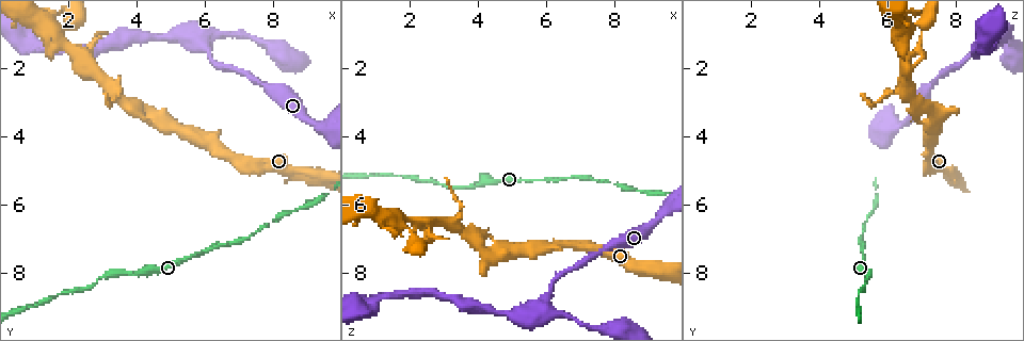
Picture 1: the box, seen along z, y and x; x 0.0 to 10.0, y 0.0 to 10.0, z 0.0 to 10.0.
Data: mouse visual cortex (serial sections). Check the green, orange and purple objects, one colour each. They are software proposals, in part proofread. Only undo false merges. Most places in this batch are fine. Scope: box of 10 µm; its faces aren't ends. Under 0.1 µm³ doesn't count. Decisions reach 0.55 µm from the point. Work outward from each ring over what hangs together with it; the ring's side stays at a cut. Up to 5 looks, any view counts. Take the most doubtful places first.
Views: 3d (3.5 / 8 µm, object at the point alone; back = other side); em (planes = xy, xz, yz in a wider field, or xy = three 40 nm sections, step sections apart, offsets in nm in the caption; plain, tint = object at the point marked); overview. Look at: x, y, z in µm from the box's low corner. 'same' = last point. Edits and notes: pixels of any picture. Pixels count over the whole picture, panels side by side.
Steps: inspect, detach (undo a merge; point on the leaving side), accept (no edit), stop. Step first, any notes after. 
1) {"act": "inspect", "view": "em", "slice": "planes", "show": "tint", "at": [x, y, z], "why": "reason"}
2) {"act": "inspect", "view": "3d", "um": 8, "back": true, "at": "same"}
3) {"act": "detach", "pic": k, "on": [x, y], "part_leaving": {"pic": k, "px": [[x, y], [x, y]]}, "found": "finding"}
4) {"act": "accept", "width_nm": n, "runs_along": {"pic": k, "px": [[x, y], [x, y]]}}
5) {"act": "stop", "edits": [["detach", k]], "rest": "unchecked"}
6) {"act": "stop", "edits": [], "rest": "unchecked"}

{"act": "inspect", "view": "3d", "um": 8, "at": [5.90, 7.45, 5.30]}

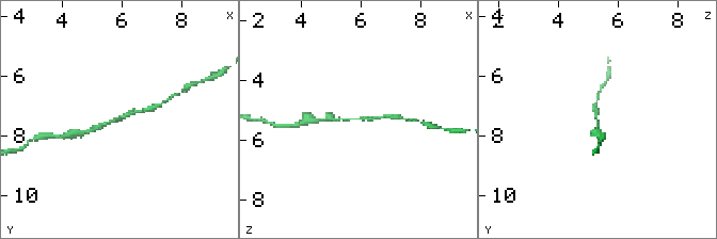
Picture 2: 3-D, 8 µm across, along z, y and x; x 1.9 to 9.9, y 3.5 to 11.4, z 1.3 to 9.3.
{"act": "inspect", "view": "3d", "um": 3.5, "back": true, "at": "same", "why": "zoom in"}

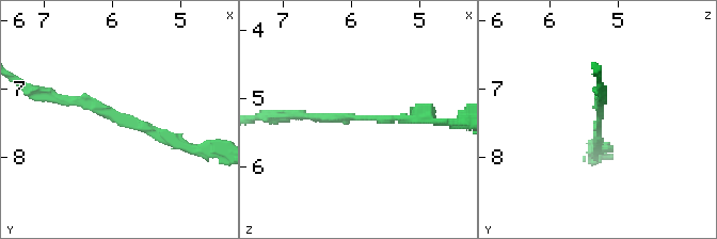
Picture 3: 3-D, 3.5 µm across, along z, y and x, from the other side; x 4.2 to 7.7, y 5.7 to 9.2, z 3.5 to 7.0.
{"act": "inspect", "view": "em", "slice": "planes", "show": "tint", "at": [5.90, 7.45, 5.30]}

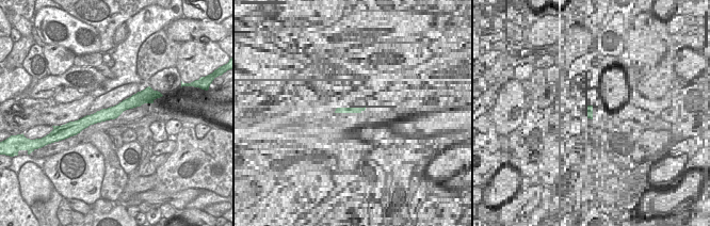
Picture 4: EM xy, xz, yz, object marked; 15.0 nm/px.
{"act": "accept", "arm_widths_nm": [150, 150], "runs_along": {"pic": 3, "px": [[182, 146], [81, 100], [51, 97]]}, "found": "all the same cell"}

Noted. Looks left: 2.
{"act": "inspect", "view": "3d", "um": 3.5, "at": [1.70, 0.95, 6.50], "why": "a narrow waist"}

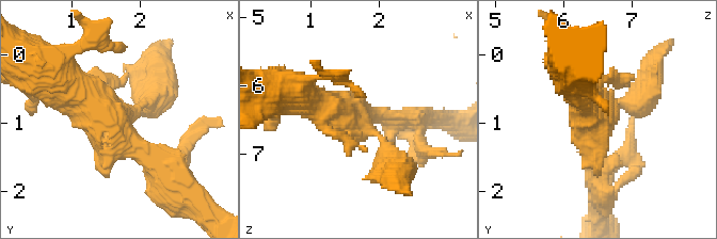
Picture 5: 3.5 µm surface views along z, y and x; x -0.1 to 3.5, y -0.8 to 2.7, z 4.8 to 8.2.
{"act": "inspect", "view": "em", "slice": "xy", "step": 2, "show": "tint", "at": [1.65, 0.95, 6.45]}

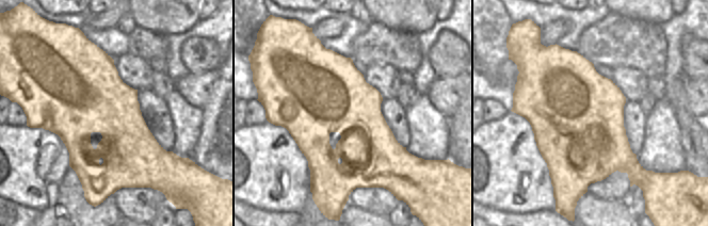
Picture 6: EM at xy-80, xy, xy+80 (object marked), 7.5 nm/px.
{"act": "accept", "found": "one cell here"}

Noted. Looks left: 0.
{"act": "stop", "edits": [], "rest": "unchecked"}

